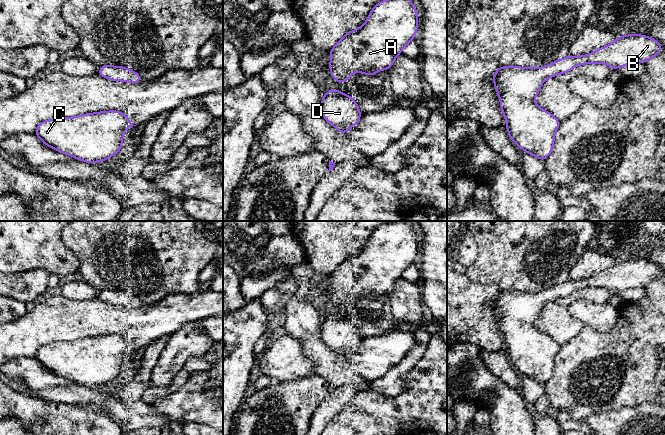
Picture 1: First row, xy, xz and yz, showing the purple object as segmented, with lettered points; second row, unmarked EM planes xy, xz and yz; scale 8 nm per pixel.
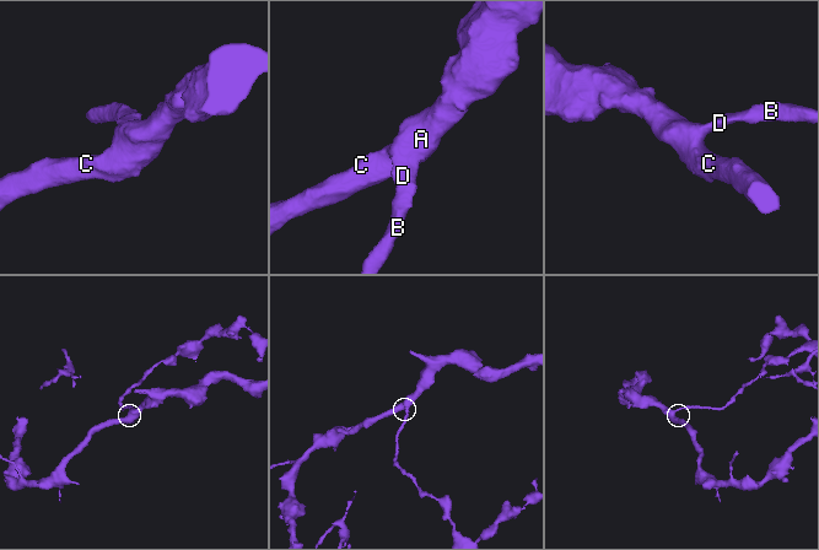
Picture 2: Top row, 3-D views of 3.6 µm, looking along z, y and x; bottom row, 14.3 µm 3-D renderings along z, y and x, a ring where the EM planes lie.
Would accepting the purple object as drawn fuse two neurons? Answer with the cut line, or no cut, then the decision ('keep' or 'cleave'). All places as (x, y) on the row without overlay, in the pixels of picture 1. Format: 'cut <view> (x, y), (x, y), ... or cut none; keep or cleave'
cut none; keep

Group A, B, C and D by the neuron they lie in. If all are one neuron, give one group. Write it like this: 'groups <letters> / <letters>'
groups A B C D

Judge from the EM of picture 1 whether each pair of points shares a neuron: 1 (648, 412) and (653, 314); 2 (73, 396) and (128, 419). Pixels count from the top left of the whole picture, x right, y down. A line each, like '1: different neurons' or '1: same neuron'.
1: different neurons
2: same neuron

